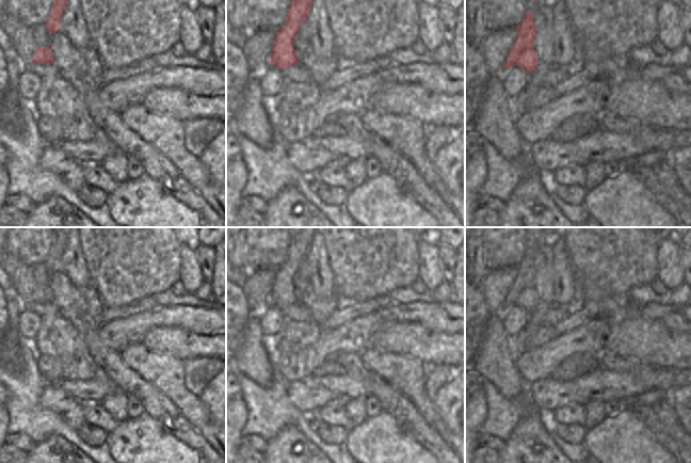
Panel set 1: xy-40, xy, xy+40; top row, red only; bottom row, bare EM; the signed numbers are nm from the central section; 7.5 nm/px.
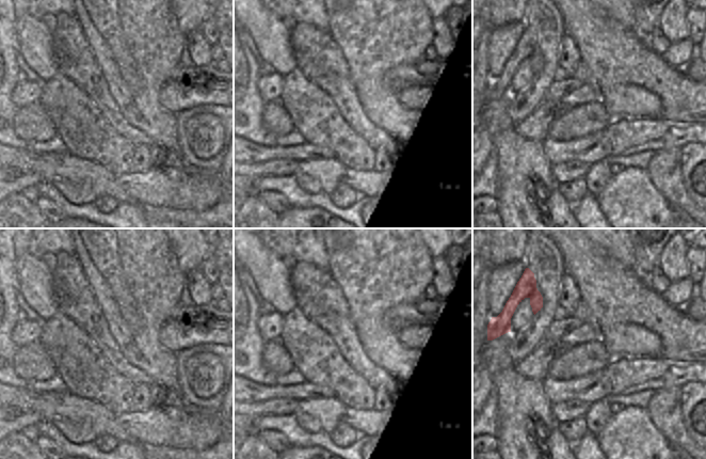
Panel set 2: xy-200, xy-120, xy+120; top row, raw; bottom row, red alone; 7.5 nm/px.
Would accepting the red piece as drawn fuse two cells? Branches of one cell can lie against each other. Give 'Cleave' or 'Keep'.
Cleave.

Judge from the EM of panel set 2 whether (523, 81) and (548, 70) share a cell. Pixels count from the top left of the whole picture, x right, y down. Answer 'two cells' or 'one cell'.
two cells

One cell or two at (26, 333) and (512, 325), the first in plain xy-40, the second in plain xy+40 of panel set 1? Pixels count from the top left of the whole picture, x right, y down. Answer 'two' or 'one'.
one

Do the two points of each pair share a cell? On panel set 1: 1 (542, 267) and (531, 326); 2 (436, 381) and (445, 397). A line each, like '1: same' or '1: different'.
1: same
2: different

